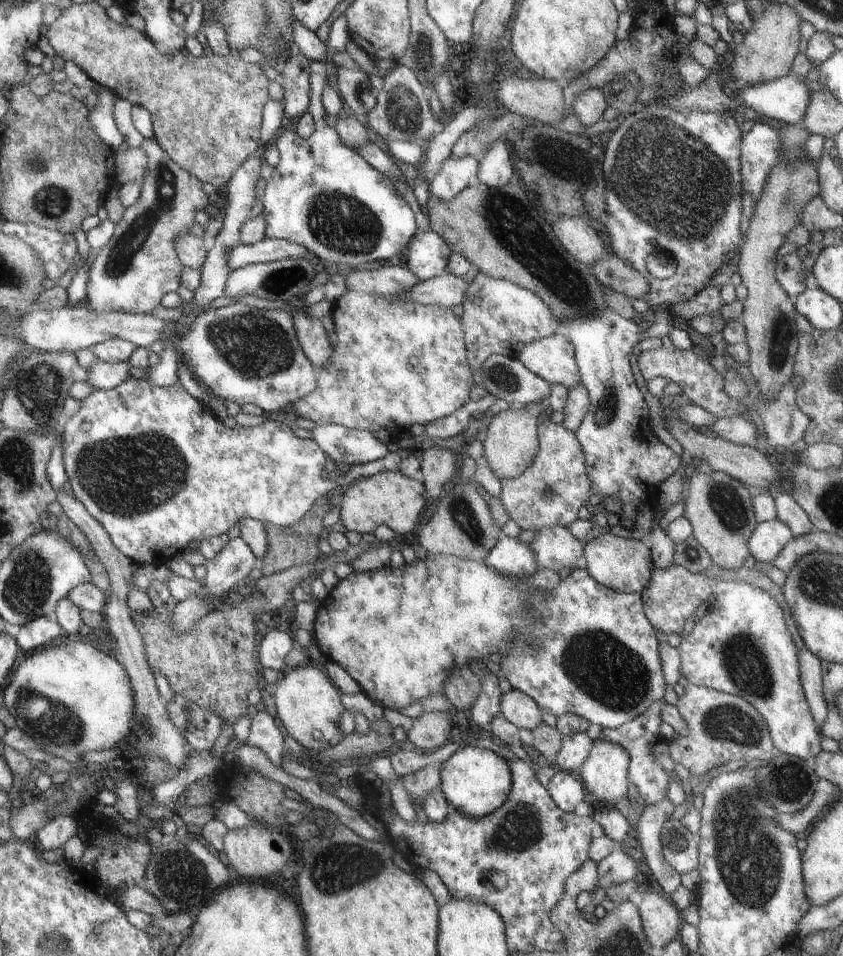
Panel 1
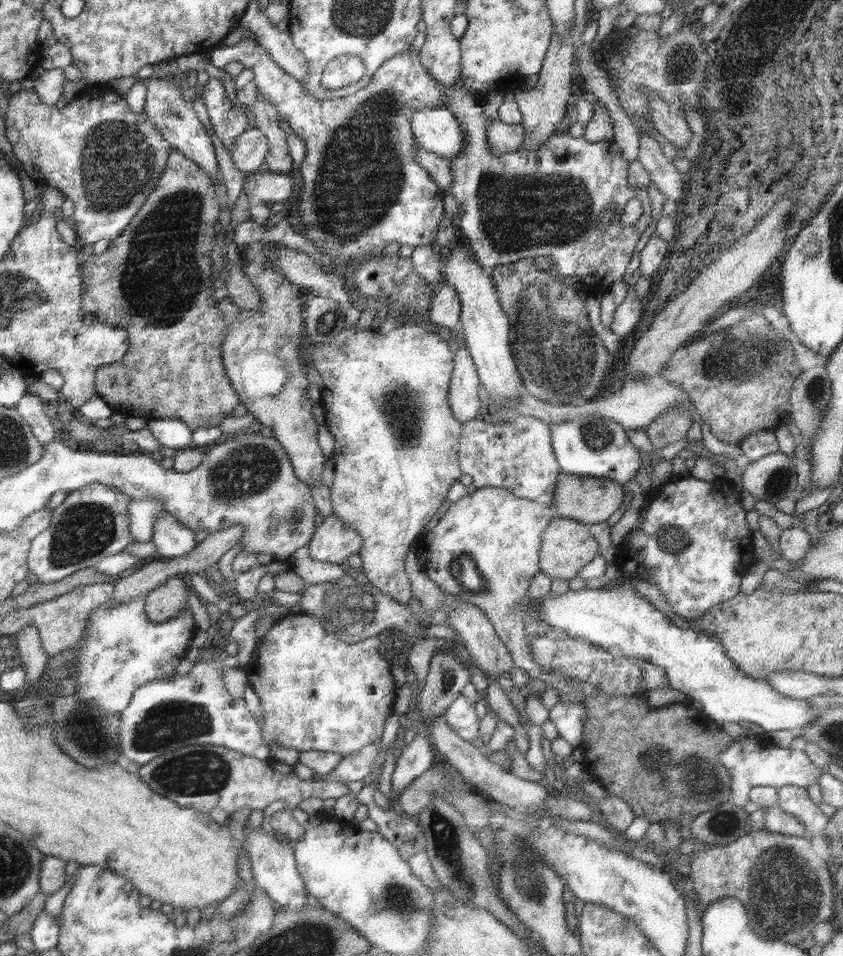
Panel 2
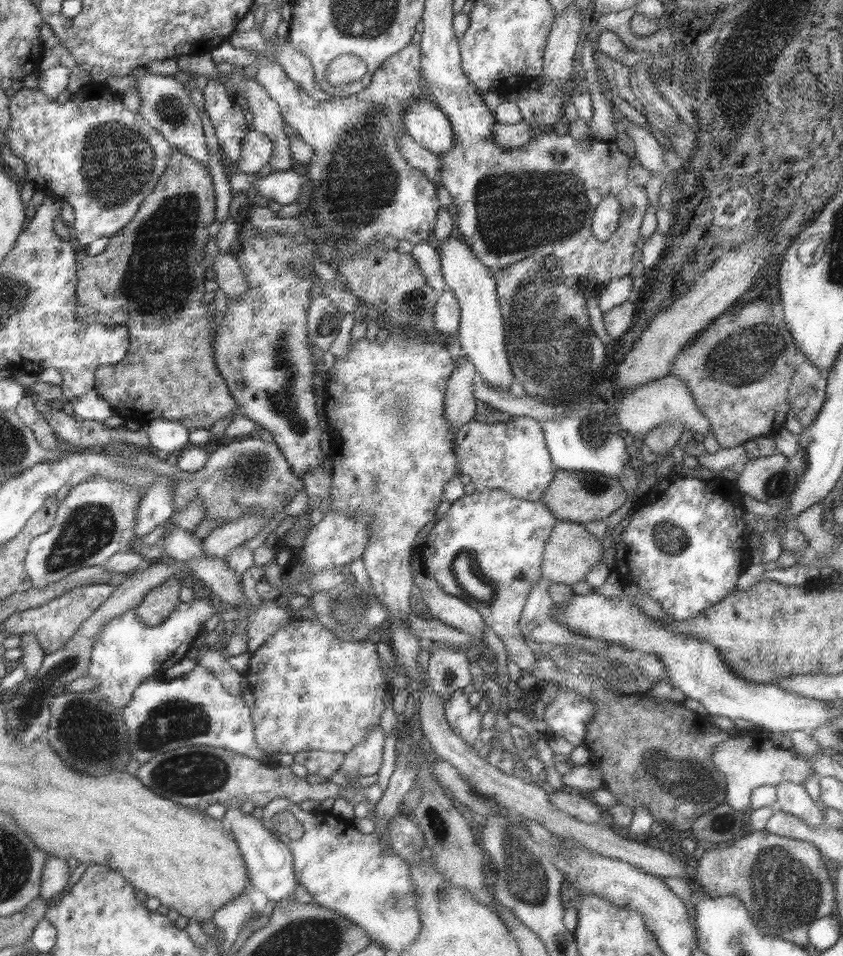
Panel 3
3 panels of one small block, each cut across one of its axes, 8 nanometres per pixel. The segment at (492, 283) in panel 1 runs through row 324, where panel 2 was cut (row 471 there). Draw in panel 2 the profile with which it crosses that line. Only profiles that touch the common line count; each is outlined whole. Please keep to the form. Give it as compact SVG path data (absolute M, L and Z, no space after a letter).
M515 416L507 422L495 418L469 420L459 434L459 470L471 478L471 486L501 488L525 500L541 500L555 486L559 464L551 450L551 426L533 416Z

